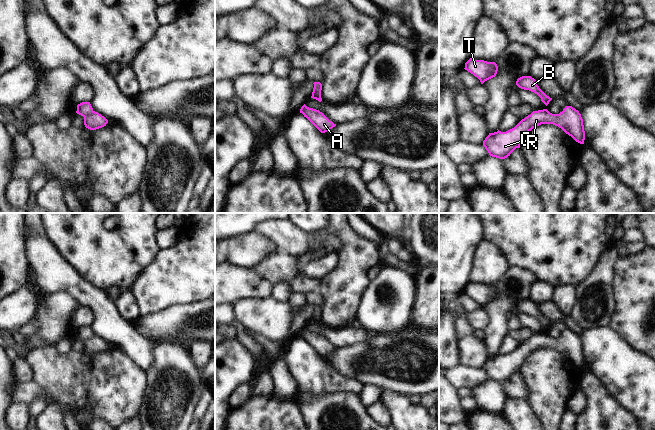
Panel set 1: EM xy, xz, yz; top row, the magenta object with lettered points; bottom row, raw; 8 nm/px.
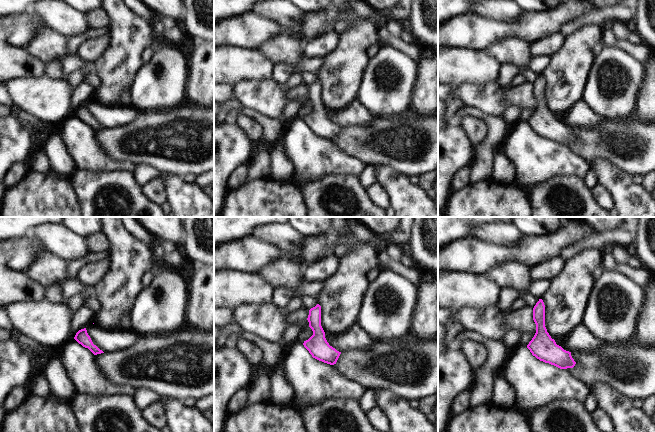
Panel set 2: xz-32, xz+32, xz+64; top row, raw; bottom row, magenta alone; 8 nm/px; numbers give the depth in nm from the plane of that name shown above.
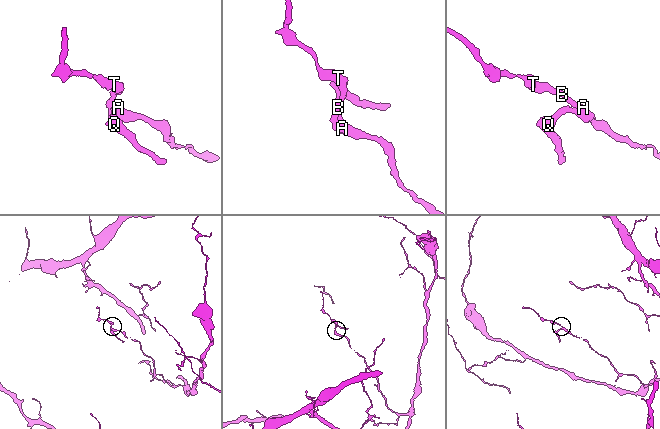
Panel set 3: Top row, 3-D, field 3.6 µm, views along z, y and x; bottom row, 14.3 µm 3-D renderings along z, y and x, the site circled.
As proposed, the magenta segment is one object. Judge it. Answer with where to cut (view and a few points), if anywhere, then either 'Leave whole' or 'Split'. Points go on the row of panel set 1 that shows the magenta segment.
No split. Leave whole.

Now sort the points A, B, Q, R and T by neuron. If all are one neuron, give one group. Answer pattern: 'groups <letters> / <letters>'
groups A B Q R T

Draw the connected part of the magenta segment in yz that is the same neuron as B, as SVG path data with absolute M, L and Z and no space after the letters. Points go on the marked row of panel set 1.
M522 76L517 79L516 85L524 90L529 90L537 94L541 101L547 106L549 102L552 100L549 96L547 96L537 85L537 82L531 76Z

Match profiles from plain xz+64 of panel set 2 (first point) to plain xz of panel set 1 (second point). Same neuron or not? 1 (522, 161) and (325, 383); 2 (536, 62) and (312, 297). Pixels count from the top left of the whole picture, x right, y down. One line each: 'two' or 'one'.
1: one
2: two

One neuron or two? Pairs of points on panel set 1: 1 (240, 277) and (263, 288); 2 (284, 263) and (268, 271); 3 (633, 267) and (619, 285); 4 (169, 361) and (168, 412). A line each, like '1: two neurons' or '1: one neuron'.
1: one neuron
2: one neuron
3: one neuron
4: one neuron

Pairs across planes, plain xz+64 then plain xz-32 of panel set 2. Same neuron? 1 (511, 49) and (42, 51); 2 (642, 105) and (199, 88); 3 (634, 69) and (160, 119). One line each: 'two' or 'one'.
1: one
2: one
3: two

